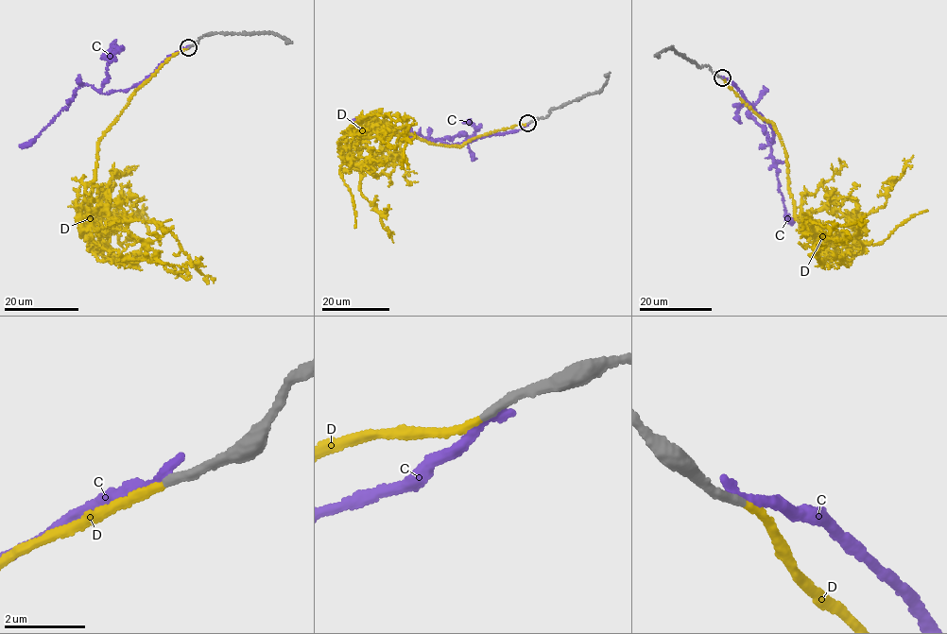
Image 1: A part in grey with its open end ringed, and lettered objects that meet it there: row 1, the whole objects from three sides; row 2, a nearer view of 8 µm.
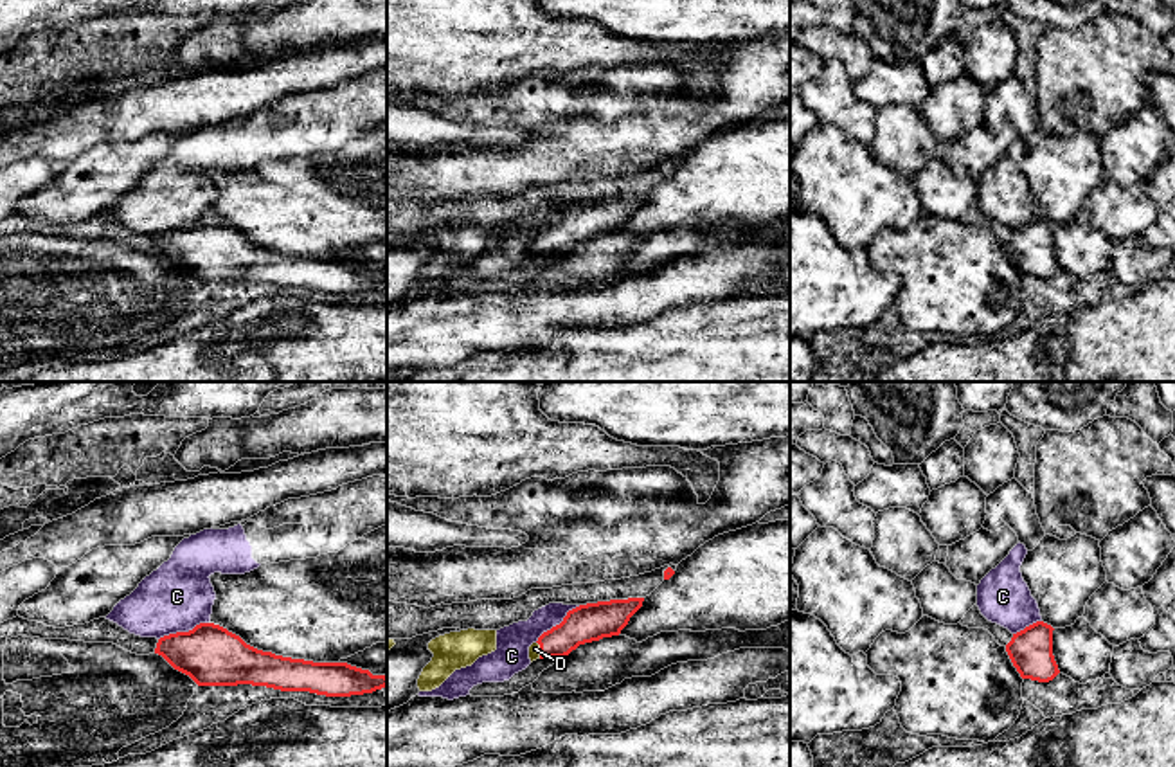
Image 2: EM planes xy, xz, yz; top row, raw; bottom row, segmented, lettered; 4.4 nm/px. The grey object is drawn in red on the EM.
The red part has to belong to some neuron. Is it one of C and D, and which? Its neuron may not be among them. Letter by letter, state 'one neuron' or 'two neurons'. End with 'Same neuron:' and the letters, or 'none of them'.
C: two neurons
D: one neuron
Same neuron: D

